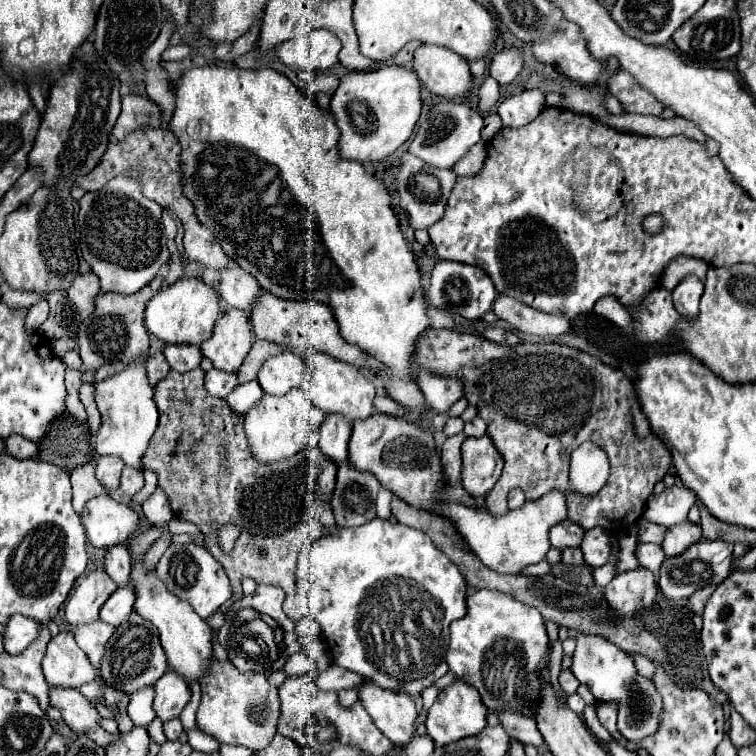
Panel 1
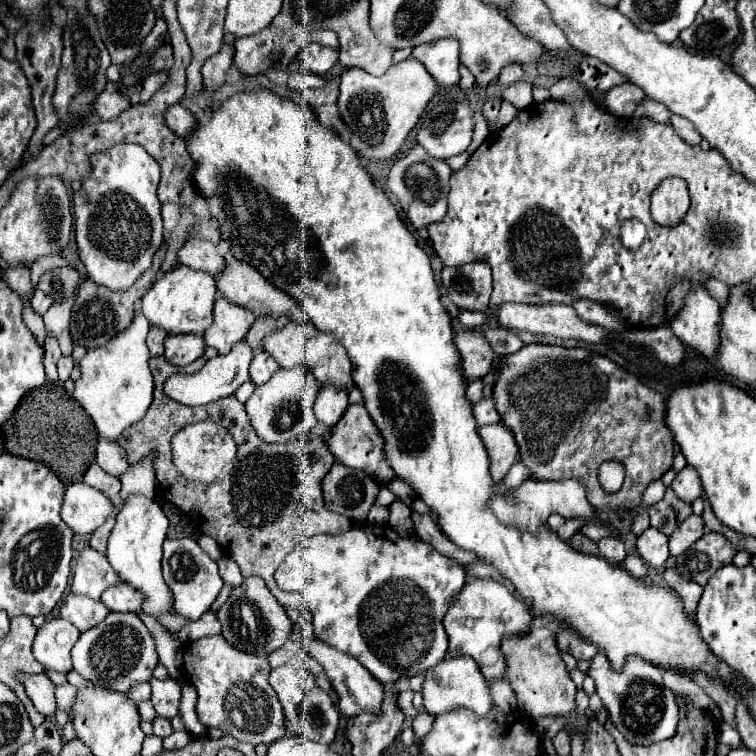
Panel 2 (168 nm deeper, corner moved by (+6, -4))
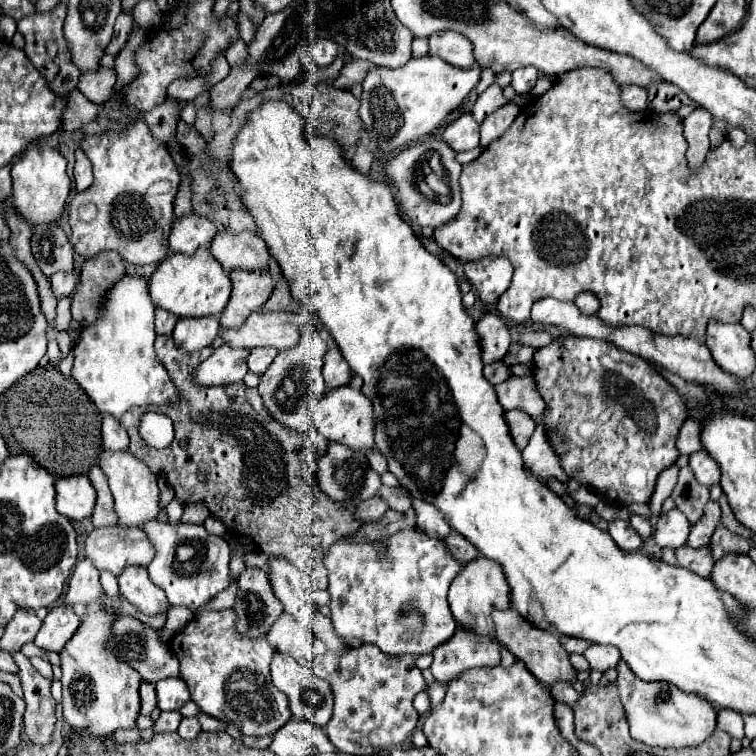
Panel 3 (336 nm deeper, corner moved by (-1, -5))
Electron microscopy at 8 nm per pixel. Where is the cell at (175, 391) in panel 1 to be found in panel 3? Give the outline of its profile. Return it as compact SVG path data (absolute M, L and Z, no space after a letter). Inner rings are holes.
M160 335L156 337L154 349L162 365L168 369L168 375L172 377L180 397L178 401L168 405L132 407L128 413L124 413L120 423L130 435L132 455L138 455L148 467L152 467L152 473L166 477L166 481L174 489L174 495L182 503L198 503L198 501L206 503L210 513L216 519L220 519L228 527L228 531L236 535L248 535L252 543L258 547L258 551L262 551L266 557L284 557L296 567L308 561L306 559L308 551L312 551L312 561L316 561L320 551L328 549L340 537L358 531L360 521L354 519L354 513L330 501L318 487L316 461L324 455L324 449L328 449L328 443L324 439L314 441L308 433L298 433L280 425L270 413L266 413L258 389L250 389L244 383L228 385L228 387L198 387L190 383L190 371L211 356L214 352L212 346L205 347L200 353L184 353L174 345L170 335L168 337ZM146 411L164 413L174 421L176 435L168 449L158 451L142 443L138 435L138 421Z

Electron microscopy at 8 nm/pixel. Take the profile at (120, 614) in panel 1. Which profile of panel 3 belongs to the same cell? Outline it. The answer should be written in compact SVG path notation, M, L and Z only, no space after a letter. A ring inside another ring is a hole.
M144 567L124 569L124 573L118 577L118 585L120 585L120 595L148 615L164 613L168 609L168 599L164 589L160 589L148 579Z

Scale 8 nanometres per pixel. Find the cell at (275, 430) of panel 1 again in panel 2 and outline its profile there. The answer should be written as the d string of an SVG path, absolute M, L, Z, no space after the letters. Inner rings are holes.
M297 364L293 368L279 368L265 384L255 386L255 392L245 402L251 424L265 442L289 442L303 432L309 432L317 426L317 418L313 412L315 396L319 392L317 380L309 368L309 364Z

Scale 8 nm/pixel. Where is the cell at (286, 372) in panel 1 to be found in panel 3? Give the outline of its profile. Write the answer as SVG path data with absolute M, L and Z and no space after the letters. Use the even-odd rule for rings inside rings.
M258 347L258 349L252 349L250 351L250 357L248 357L248 369L256 375L264 375L268 371L268 365L272 365L274 357L276 357L276 349L272 347Z

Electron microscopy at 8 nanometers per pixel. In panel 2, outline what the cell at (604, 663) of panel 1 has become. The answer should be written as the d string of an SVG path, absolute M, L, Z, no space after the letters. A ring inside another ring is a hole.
M597 654L591 660L591 670L589 676L595 680L597 686L597 694L603 702L603 706L607 708L613 724L617 726L617 730L633 744L653 744L665 738L675 736L677 732L677 724L679 724L679 706L675 702L675 694L673 690L669 690L663 684L663 672L651 664L645 664L643 660L637 658L629 658L629 662L625 664L625 668L621 672L617 672L611 664L609 658L605 654ZM649 686L653 696L649 698L649 706L643 706L643 716L637 716L637 710L629 708L627 702L631 696L639 696L639 688Z

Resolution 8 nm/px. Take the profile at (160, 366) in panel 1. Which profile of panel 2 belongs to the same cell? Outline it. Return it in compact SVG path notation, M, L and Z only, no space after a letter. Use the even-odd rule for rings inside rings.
M151 326L149 330L149 336L147 336L147 348L151 350L151 356L157 356L157 354L163 354L163 340L165 340L165 330L163 328L157 328L157 326Z

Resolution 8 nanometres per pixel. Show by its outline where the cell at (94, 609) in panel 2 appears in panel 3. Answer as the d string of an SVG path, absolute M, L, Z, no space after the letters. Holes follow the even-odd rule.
M80 559L72 571L66 591L68 605L88 607L92 603L104 605L104 589L100 585L100 573L92 567L88 559Z

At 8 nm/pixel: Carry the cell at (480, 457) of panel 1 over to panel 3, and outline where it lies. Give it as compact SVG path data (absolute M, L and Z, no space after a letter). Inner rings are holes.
M510 411L504 415L512 433L512 439L516 441L516 447L522 451L528 445L528 439L532 435L532 431L536 429L536 423L530 415L522 413L522 411Z

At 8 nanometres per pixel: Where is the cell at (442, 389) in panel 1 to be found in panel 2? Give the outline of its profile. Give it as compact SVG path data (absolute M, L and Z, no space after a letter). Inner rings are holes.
M481 330L459 332L455 336L455 344L463 356L463 370L465 370L465 376L469 382L485 376L491 370L491 362L495 358L495 354Z

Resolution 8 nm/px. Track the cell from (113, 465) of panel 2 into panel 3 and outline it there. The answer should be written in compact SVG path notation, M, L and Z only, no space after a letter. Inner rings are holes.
M104 415L102 419L102 443L106 451L128 451L130 437L124 433L120 421L116 421L110 415Z

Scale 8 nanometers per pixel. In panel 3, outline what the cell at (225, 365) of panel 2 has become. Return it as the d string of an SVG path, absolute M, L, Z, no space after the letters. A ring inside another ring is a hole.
M222 345L214 351L212 357L196 367L196 373L192 373L192 381L196 381L196 385L240 383L248 373L248 353L250 349L232 349L230 345Z

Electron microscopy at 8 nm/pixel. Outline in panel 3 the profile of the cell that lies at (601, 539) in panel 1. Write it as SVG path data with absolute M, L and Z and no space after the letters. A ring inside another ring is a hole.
M612 521L608 523L608 535L616 541L616 545L620 545L620 549L624 551L636 551L642 545L640 535L630 527L628 521Z

